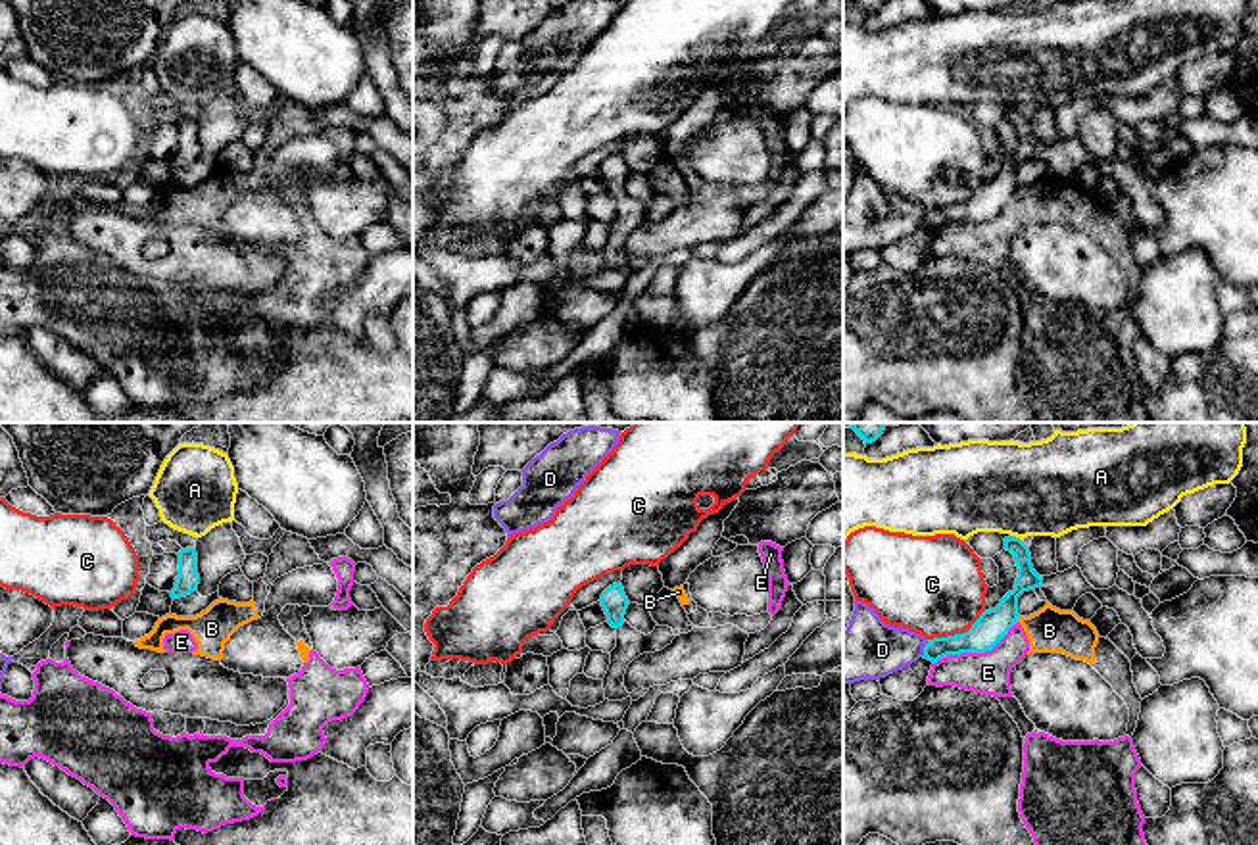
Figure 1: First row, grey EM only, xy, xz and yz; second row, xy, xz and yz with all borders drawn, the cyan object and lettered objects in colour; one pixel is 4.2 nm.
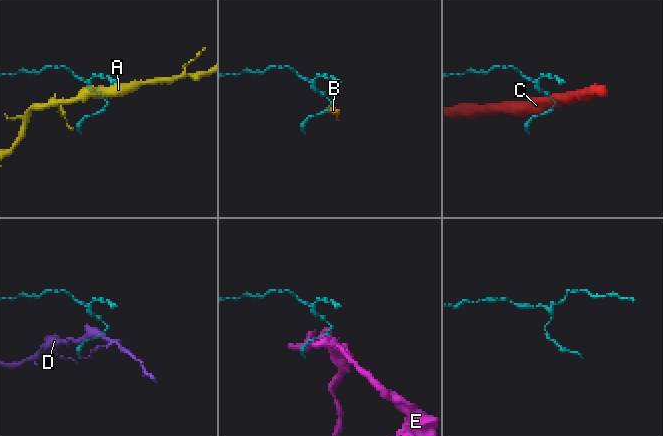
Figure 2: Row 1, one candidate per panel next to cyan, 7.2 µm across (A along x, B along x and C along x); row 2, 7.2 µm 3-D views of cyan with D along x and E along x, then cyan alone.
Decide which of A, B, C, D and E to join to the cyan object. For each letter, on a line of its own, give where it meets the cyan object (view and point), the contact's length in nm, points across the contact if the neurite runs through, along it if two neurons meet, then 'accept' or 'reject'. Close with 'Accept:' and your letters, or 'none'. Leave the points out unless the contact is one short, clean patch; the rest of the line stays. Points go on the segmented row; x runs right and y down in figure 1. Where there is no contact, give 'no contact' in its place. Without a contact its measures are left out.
A: contact yz (1015, 536); length 50 nm; reject
B: contact yz (1016, 619); length 50 nm; border yz (1018, 615), (1013, 623); reject
C: contact yz (957, 634); length 280 nm; reject
D: contact yz (924, 648); length 80 nm; reject
E: contact yz (974, 651); length 380 nm; reject
Accept: none

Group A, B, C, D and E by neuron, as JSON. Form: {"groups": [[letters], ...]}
{"groups": [["A"], ["B", "E"], ["C"], ["D"]]}

